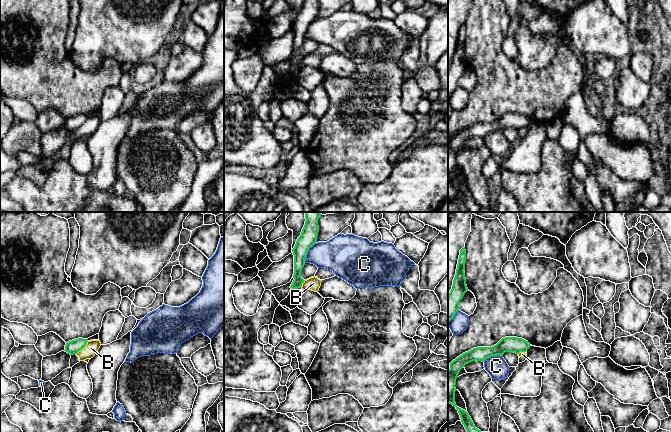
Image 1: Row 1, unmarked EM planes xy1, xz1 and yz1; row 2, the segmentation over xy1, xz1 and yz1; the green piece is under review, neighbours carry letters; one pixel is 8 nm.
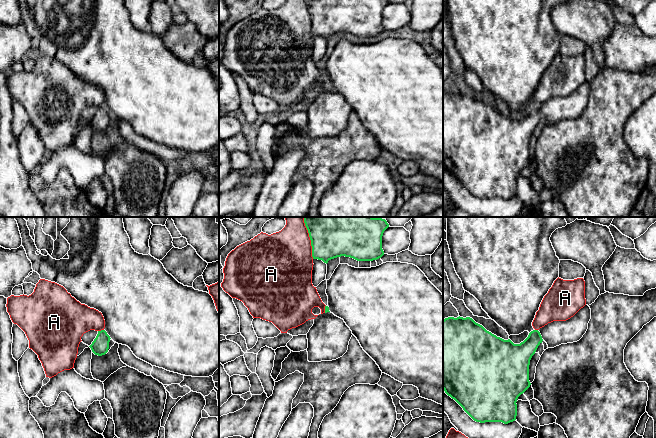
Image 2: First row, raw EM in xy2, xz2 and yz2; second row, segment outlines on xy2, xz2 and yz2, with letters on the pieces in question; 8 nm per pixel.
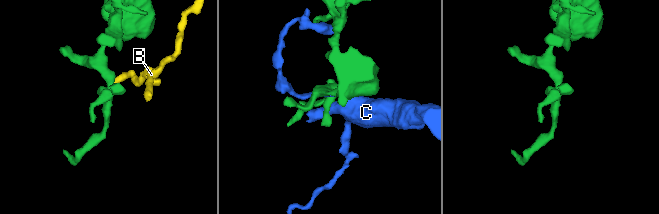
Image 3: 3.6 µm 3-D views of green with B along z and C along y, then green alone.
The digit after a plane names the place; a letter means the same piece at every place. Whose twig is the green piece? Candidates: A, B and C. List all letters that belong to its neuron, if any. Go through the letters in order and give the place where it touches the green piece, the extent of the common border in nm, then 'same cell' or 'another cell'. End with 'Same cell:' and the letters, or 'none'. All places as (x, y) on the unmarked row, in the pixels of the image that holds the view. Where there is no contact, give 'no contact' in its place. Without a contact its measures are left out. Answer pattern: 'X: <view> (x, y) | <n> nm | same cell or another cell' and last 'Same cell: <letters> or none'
A: xz2 (311, 17) | 280 nm | another cell
B: xy1 (82, 124) | 150 nm | another cell
C: xz1 (307, 27) | 190 nm | another cell
Same cell: none

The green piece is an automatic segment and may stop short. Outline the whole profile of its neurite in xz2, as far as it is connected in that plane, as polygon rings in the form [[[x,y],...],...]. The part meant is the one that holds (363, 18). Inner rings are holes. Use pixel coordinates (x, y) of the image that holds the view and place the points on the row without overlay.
[[[305,0],[312,22],[313,35],[328,39],[329,36],[345,32],[357,37],[373,37],[384,31],[382,25],[382,12],[389,0]]]

